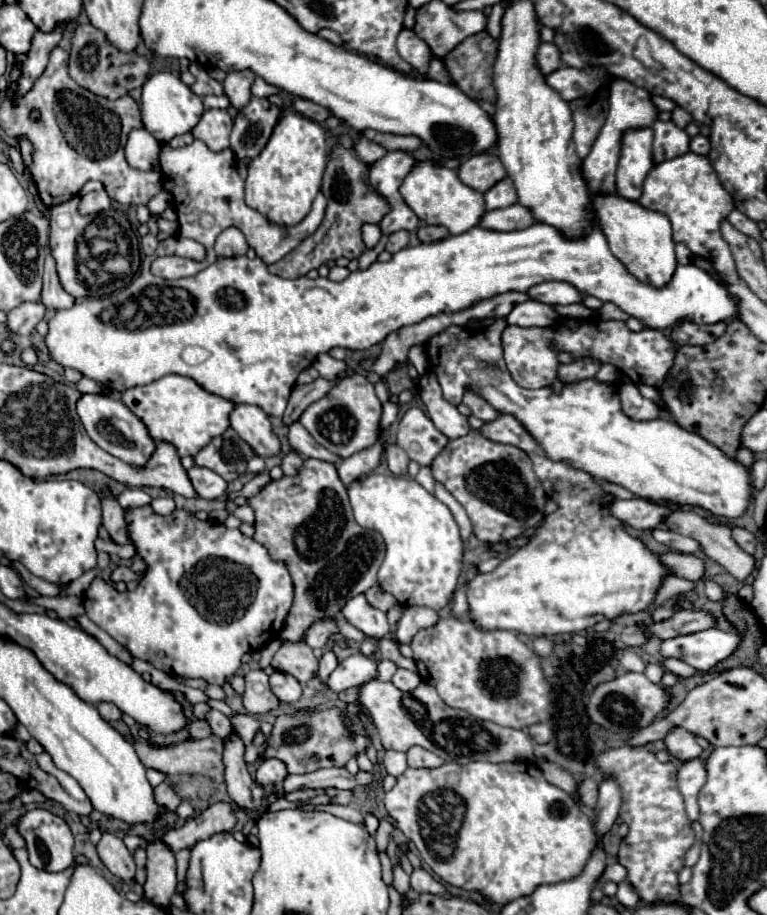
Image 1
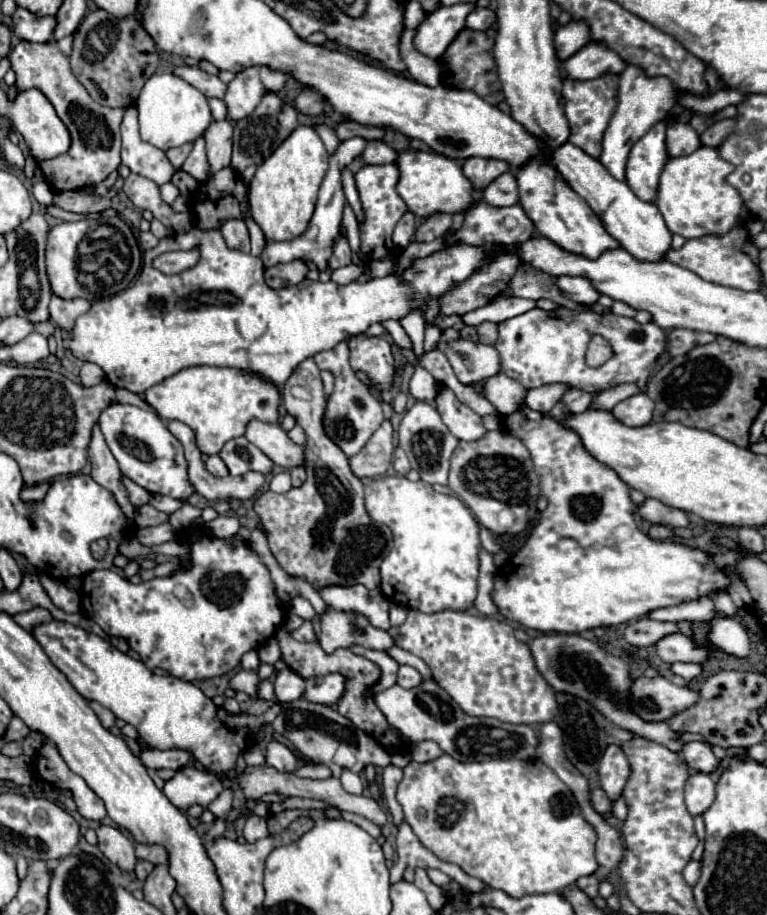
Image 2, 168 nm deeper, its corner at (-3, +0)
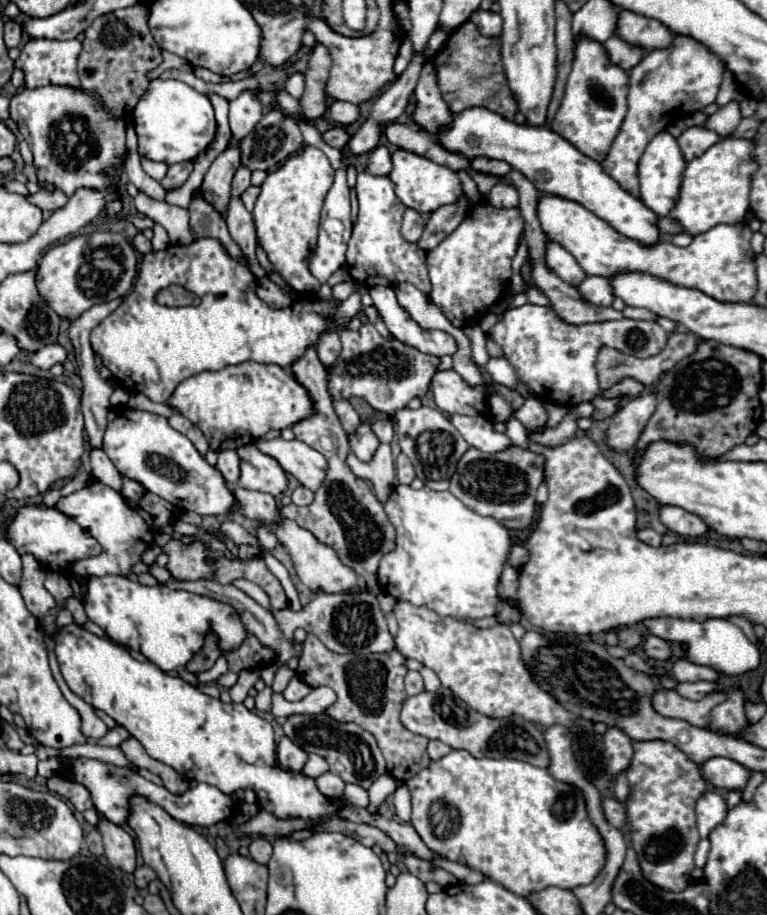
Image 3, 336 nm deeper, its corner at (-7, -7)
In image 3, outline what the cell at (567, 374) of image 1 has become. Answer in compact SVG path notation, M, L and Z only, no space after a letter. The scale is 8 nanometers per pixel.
M533 396L527 398L525 404L523 404L523 408L515 410L513 416L519 418L519 420L523 422L523 426L529 428L529 430L543 428L543 426L547 424L547 418L549 418L547 408L545 408L545 402L543 402L543 400L537 400L537 398L533 398Z

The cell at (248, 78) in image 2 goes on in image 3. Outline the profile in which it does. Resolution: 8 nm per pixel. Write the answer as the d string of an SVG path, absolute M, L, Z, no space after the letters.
M243 90L235 100L229 102L229 124L235 140L241 140L255 128L259 118L263 116L263 106L261 106L261 90Z

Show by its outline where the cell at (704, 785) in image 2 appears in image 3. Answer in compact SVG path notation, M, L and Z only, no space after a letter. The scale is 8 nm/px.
M707 790L699 796L697 800L697 828L699 828L699 834L701 838L707 838L709 832L721 824L727 816L727 804L725 804L725 798L715 792L715 790Z

